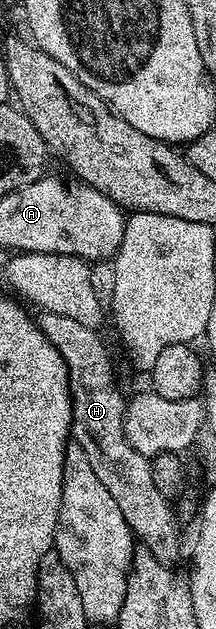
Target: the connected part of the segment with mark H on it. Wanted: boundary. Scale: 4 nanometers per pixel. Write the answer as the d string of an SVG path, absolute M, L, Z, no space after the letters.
M47 312L41 313L38 325L43 334L50 340L50 344L56 346L56 350L62 356L62 360L68 369L68 393L72 400L72 433L71 437L86 452L90 459L98 480L114 496L118 509L122 516L126 516L126 524L132 530L133 535L150 551L159 562L176 564L180 558L180 526L172 515L172 508L168 504L169 499L158 492L154 485L154 474L151 461L142 456L142 452L136 452L130 446L130 440L126 440L124 431L124 408L126 405L125 395L120 395L116 387L116 374L112 371L112 362L108 359L108 350L104 347L102 339L96 335L97 331L86 324L78 324L78 320L70 320L68 316L58 316Z

